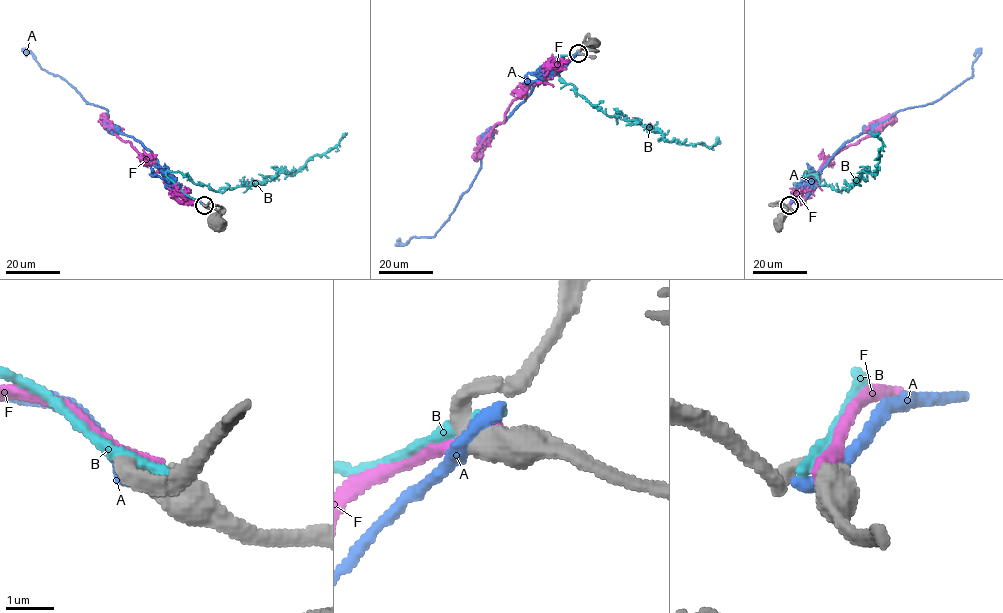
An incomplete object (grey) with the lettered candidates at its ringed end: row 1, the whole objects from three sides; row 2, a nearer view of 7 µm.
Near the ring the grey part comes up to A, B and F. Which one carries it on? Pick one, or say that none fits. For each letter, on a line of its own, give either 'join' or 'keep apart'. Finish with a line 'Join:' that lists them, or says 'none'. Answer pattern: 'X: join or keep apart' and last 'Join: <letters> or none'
A: keep apart
B: keep apart
F: join
Join: F

